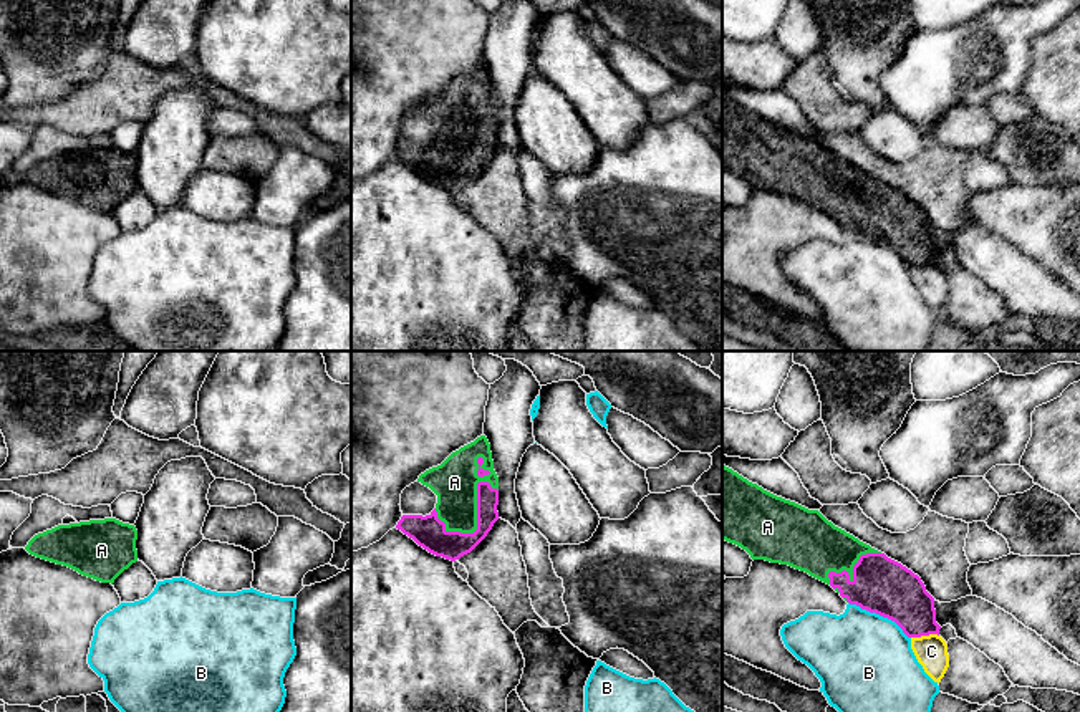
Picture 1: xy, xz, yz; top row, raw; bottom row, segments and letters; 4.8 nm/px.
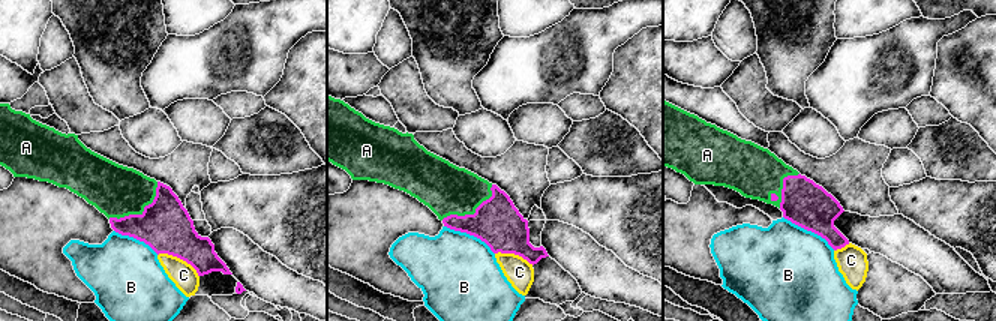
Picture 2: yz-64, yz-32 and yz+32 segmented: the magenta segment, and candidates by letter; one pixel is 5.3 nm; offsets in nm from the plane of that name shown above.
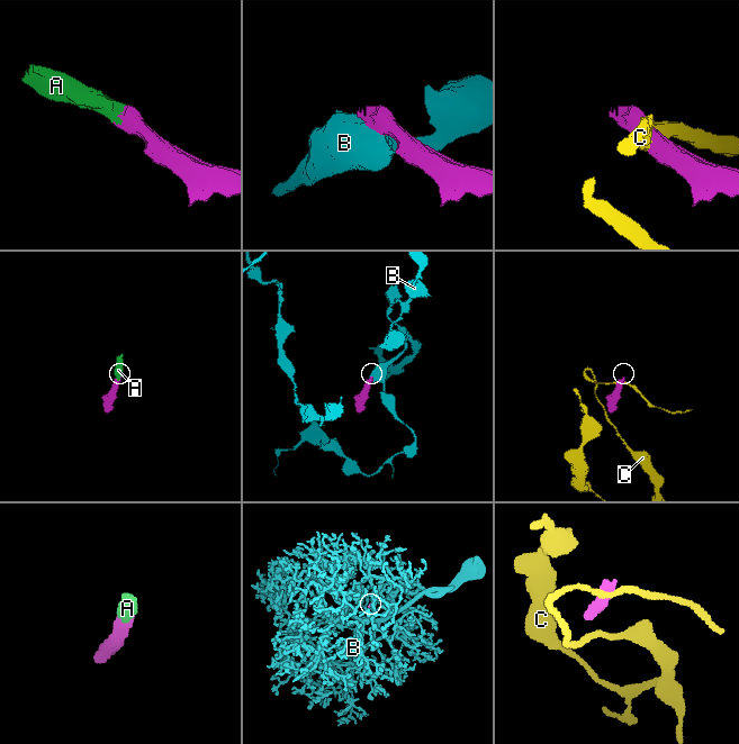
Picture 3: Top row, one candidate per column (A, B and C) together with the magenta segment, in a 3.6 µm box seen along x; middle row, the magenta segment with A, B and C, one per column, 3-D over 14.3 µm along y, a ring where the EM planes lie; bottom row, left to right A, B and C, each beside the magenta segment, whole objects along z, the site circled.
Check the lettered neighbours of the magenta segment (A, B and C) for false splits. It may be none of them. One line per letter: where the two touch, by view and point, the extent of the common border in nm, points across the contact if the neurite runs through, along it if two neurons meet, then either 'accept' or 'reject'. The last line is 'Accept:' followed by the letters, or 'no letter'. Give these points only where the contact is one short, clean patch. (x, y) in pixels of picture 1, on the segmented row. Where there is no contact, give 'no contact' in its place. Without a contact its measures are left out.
A: contact xz (477, 519); length 340 nm; accept
B: contact yz (880, 615); length 360 nm; border yz (848, 601), (890, 618), (910, 638); reject
C: contact yz (925, 635); length 140 nm; reject
Accept: A

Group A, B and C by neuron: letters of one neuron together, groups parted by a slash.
A / B / C

